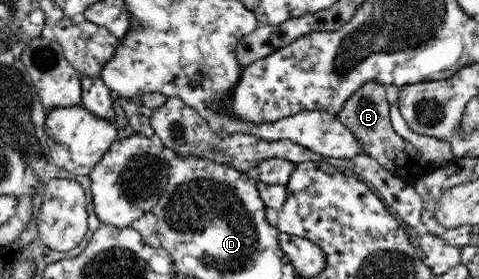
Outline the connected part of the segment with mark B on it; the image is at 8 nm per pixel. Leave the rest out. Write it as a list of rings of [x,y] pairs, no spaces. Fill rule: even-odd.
[[[369,82],[355,91],[337,116],[346,128],[356,136],[364,154],[378,161],[394,176],[413,186],[416,179],[420,179],[420,175],[434,171],[438,169],[438,166],[425,163],[421,153],[394,132],[389,116],[390,107],[385,85]]]

